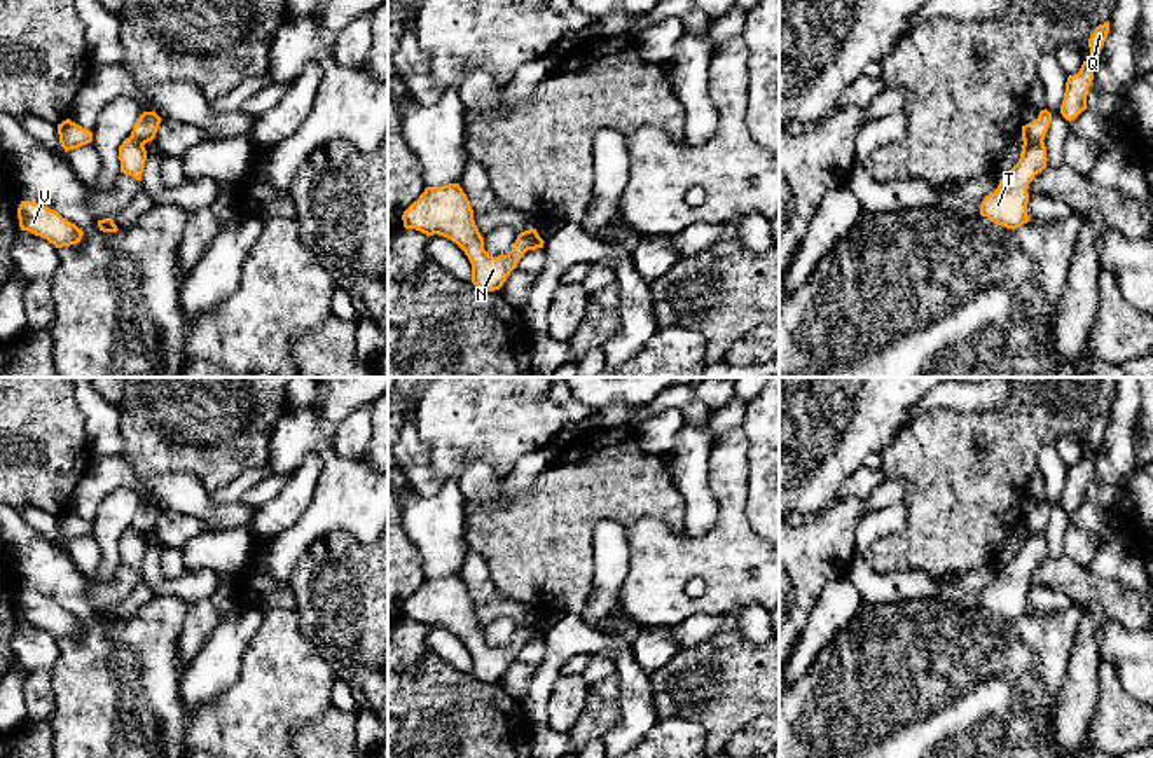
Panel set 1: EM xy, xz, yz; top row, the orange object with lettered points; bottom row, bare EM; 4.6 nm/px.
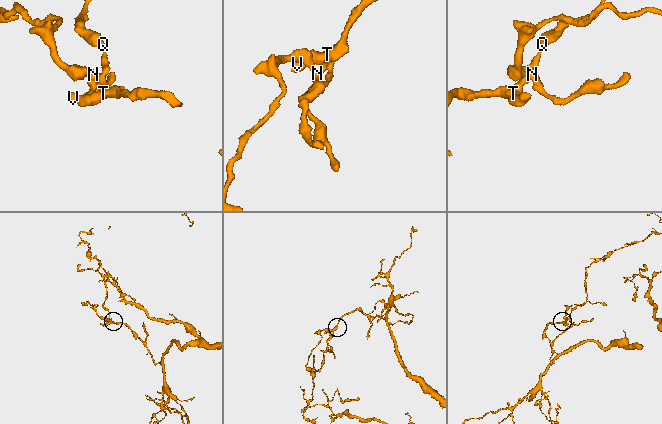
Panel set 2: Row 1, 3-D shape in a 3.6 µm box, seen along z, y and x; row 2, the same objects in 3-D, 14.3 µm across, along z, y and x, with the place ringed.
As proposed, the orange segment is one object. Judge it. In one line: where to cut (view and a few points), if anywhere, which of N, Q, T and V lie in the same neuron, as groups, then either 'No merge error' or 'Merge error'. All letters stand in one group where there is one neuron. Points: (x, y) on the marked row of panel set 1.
Split along xz (530, 231), (530, 245), (526, 248). Groups: N T V / Q. Merge error

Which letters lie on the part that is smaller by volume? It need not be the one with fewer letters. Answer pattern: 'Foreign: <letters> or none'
Foreign: Q

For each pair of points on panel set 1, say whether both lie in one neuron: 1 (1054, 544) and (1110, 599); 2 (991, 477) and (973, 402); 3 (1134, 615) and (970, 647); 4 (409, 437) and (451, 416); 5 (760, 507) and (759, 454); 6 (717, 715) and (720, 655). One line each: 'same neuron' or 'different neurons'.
1: different neurons
2: different neurons
3: different neurons
4: different neurons
5: same neuron
6: same neuron

